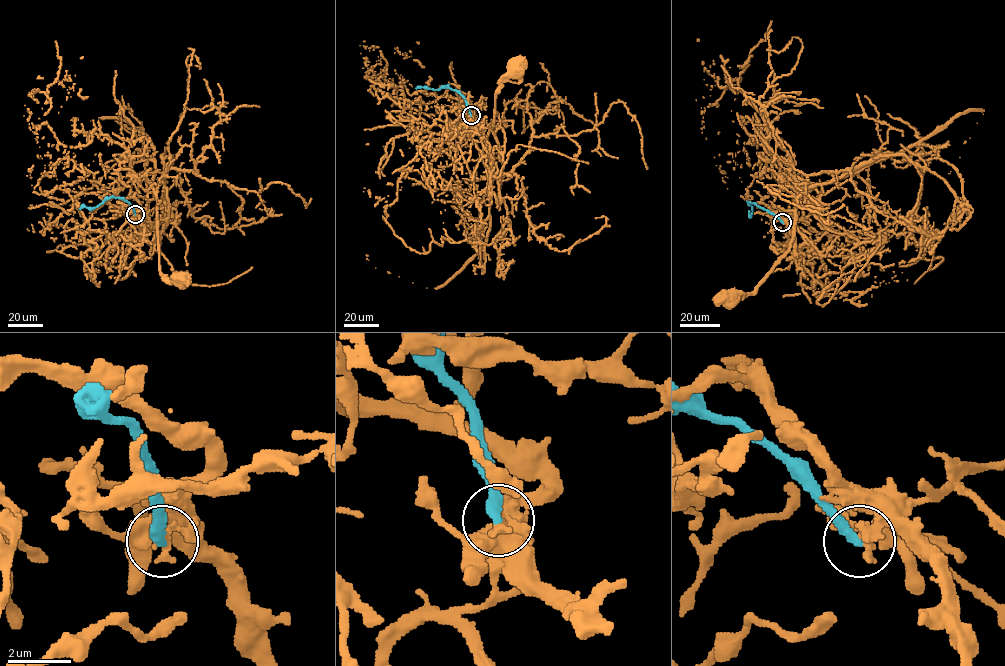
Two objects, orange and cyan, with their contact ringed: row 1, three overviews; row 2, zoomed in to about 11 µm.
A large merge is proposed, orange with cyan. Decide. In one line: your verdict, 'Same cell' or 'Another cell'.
Another cell

